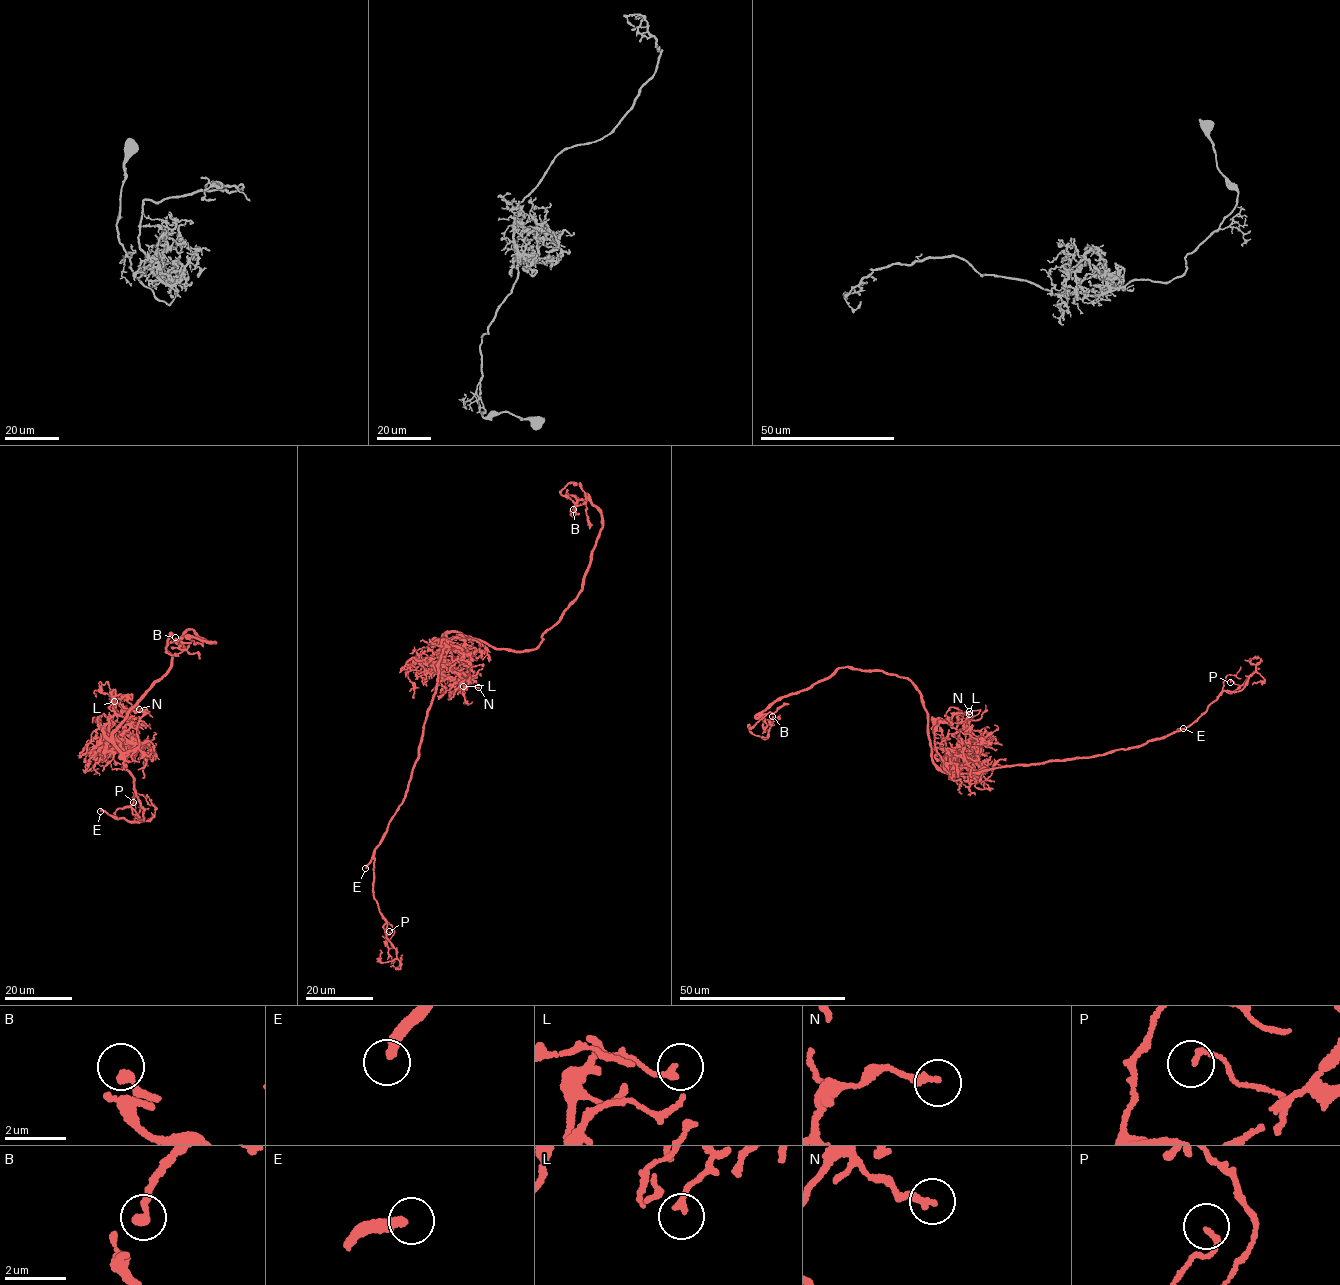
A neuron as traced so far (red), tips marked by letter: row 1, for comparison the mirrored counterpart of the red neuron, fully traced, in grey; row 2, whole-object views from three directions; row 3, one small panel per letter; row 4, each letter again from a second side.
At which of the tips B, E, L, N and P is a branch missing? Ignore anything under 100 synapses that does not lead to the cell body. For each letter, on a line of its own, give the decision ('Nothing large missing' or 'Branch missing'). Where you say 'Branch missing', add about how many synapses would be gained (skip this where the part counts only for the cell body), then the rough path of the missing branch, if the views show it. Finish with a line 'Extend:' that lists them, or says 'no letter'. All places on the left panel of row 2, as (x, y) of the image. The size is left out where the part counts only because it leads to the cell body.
B: Nothing large missing
E: Branch missing. Course of what is missing: (100, 811), (94, 806), (94, 780), (89, 760), (91, 732), (81, 661)
L: Nothing large missing
N: Nothing large missing
P: Nothing large missing
Extend: E

